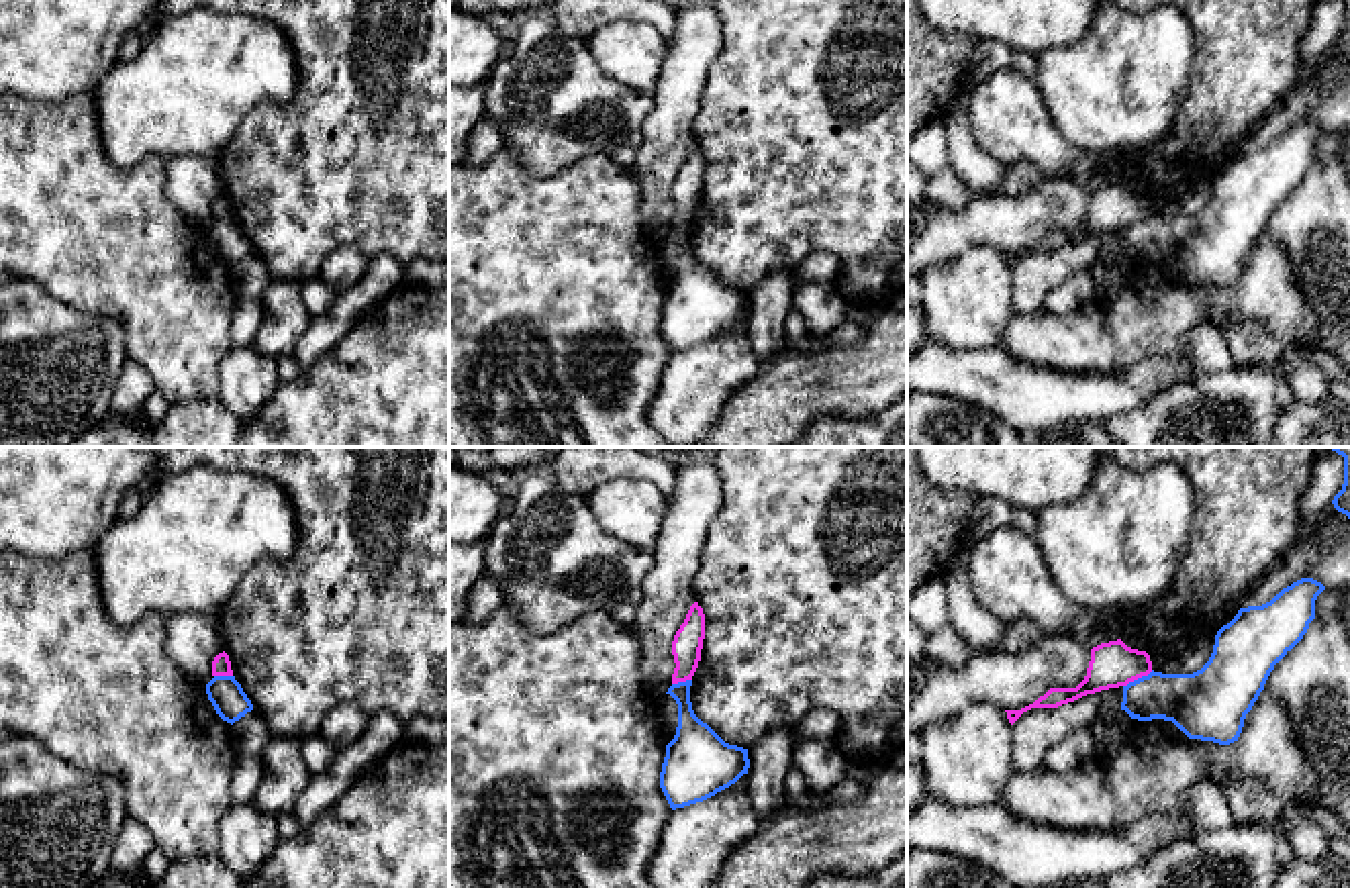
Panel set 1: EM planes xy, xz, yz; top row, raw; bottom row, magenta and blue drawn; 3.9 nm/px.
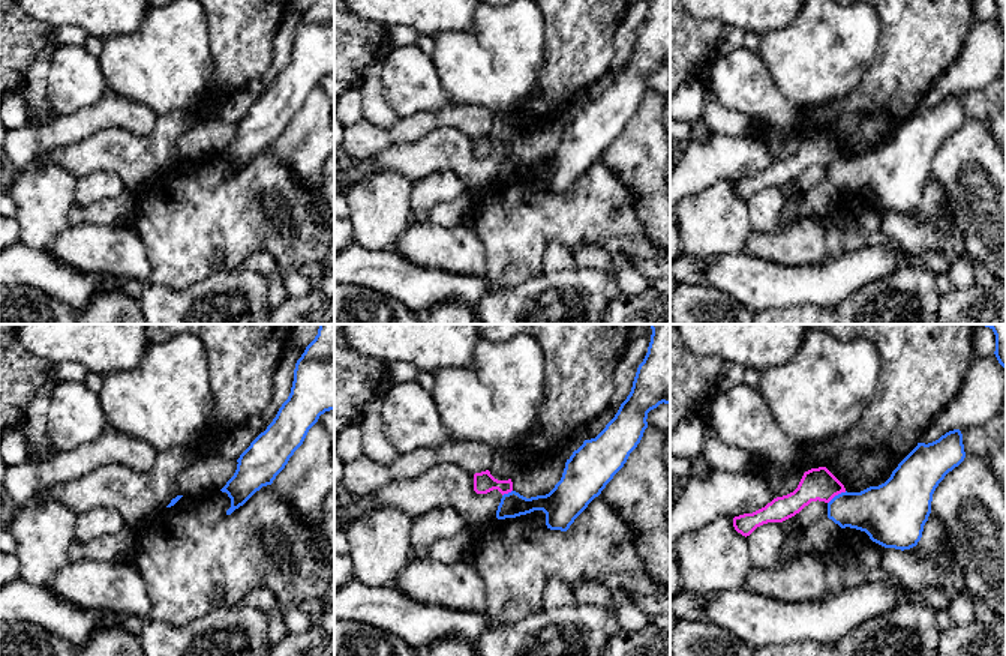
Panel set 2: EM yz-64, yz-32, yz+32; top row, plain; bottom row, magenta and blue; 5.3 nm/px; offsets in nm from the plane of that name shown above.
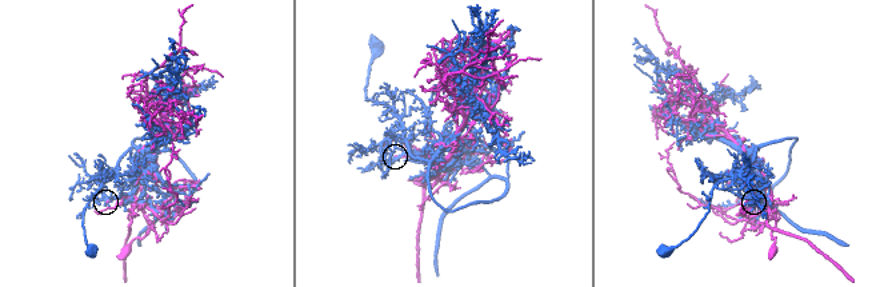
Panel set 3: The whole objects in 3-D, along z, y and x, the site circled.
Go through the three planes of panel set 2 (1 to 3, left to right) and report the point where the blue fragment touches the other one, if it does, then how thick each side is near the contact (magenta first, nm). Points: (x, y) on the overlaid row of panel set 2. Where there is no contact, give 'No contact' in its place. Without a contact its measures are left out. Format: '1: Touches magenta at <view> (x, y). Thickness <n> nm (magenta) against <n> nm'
1: No contact
2: Touches magenta at yz-32 (507, 493). Thickness 110 nm (magenta) against 130 nm
3: Touches magenta at yz+32 (837, 494). Thickness 180 nm (magenta) against 280 nm

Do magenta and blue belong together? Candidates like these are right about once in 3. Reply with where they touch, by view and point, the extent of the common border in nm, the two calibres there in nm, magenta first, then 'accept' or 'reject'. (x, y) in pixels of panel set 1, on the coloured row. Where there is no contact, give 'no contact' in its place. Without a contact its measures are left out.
meets magenta in yz at (1138, 676); contact 140 nm long; 180 nm thick on the magenta side, 240 nm on the other; reject

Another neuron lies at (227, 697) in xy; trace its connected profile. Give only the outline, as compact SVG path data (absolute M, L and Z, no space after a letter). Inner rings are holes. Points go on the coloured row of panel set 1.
M214 676L206 684L206 694L216 714L231 725L253 710L251 700L235 676Z

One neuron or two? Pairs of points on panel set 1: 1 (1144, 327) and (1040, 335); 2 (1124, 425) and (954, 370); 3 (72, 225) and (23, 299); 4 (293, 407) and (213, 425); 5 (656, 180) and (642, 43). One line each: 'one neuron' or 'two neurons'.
1: two neurons
2: two neurons
3: two neurons
4: two neurons
5: two neurons

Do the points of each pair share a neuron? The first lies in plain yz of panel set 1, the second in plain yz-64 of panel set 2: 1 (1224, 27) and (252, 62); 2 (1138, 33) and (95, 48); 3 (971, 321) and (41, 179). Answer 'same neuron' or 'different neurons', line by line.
1: same neuron
2: different neurons
3: same neuron

